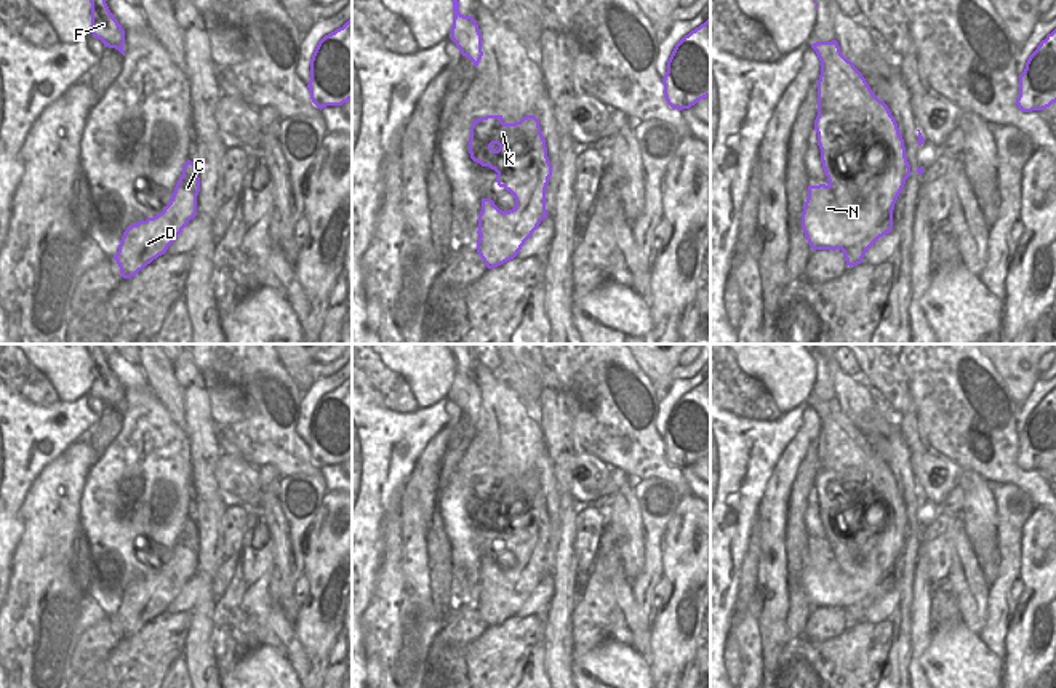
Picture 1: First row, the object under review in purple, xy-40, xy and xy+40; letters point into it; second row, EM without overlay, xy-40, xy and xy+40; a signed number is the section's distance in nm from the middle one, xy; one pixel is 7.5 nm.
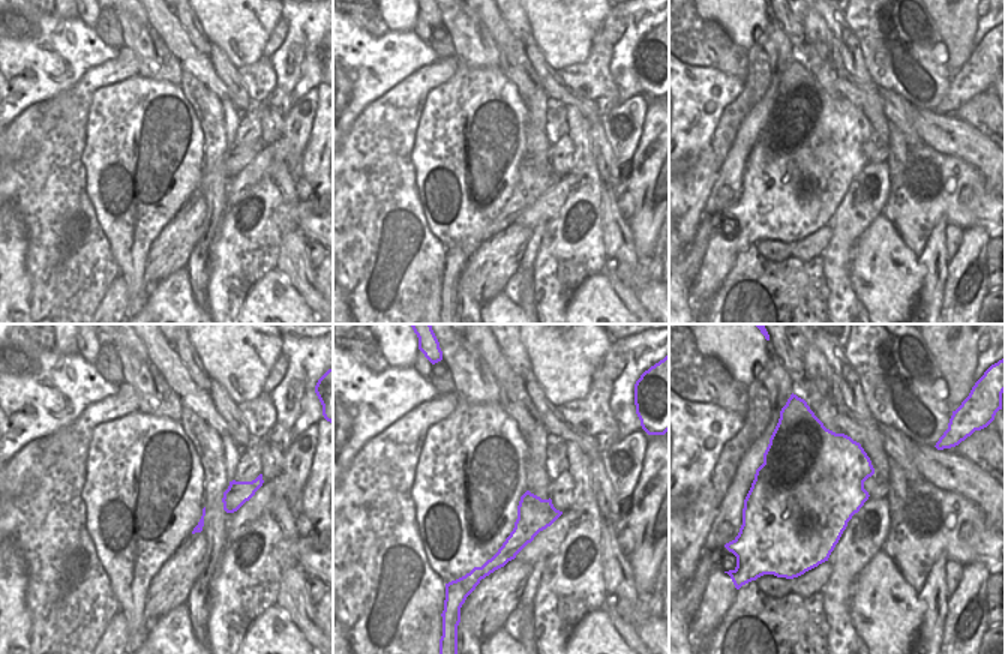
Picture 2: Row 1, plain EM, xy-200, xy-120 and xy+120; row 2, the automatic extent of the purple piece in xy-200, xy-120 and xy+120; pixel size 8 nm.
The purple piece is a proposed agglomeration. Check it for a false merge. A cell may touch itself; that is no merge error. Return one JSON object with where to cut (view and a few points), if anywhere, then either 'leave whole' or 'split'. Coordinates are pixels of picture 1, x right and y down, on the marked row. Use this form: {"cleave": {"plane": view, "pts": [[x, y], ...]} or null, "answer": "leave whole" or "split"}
{"cleave": {"plane": "xy", "pts": [[548, 178], [538, 184], [512, 231], [484, 228], [479, 234]]}, "answer": "split"}

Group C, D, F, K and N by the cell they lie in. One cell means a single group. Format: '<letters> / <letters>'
C D / F K N

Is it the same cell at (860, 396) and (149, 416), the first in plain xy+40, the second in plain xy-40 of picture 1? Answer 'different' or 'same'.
same

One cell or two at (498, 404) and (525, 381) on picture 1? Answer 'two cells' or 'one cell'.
two cells

